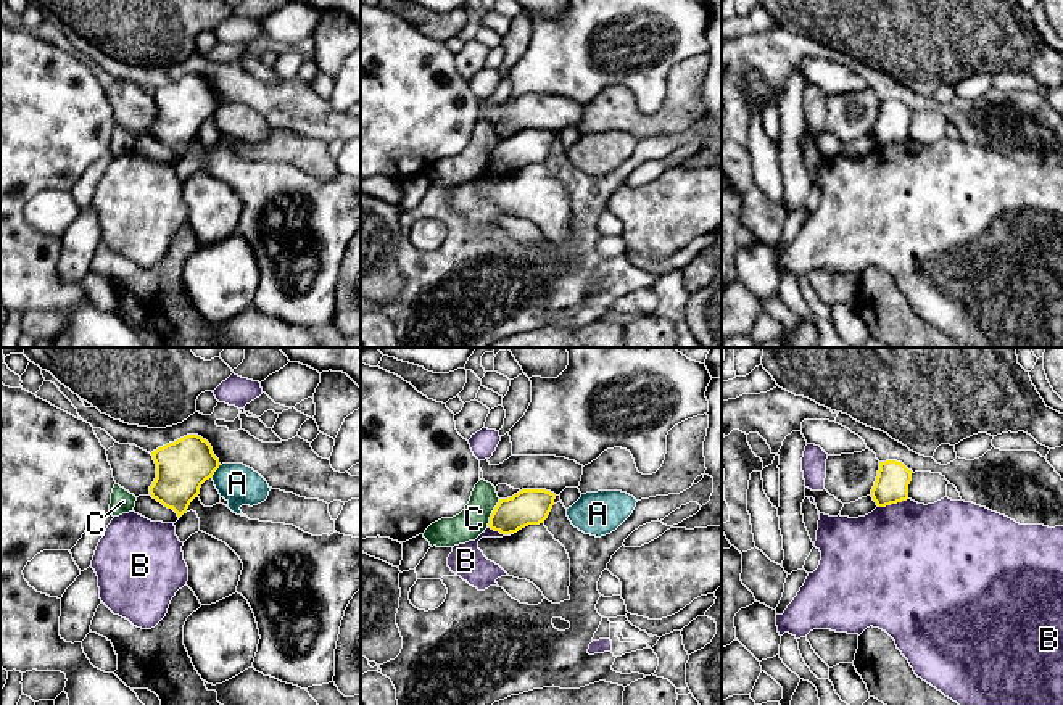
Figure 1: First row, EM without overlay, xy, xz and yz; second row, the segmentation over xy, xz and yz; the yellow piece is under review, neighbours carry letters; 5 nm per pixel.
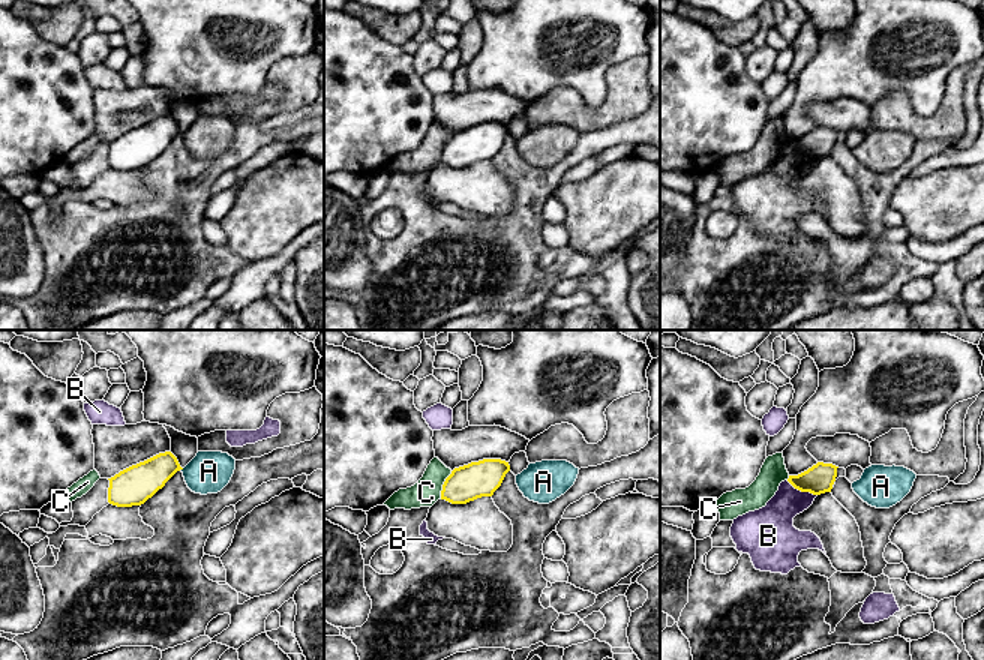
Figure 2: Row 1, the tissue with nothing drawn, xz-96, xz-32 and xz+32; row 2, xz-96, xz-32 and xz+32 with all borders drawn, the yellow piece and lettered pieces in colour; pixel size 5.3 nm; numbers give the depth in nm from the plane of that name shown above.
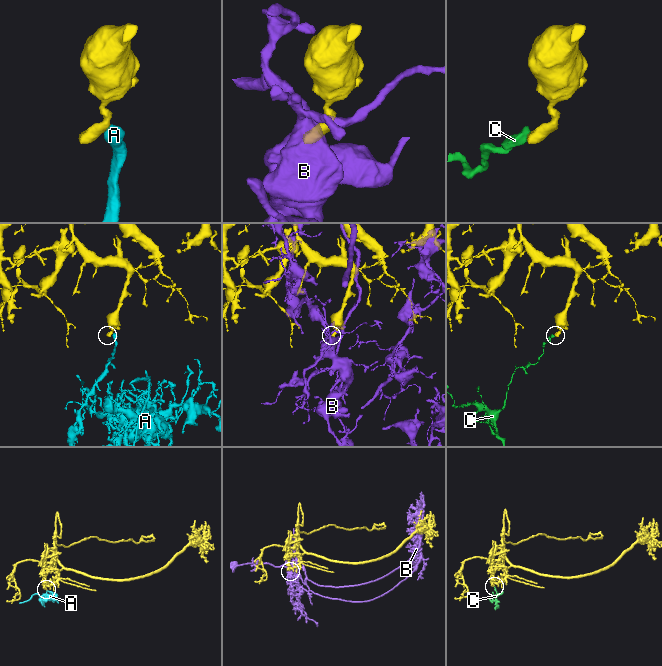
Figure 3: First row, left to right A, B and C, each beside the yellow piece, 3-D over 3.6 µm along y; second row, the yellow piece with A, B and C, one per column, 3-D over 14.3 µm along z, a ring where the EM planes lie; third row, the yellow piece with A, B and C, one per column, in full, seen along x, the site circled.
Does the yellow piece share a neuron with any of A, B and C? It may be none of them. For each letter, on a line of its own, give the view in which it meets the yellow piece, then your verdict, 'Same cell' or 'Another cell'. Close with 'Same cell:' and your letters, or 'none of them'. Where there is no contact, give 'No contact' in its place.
A: Touches yellow in xy. Another cell
B: Touches yellow in yz. Another cell
C: Touches yellow in xz. Another cell
Same cell: none of them

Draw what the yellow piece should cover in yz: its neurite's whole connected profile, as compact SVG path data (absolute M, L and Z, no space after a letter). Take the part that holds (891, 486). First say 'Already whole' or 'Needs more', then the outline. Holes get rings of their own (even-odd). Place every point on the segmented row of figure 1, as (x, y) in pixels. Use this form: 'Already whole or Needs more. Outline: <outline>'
Already whole. Outline: M879 462L878 476L871 489L871 497L878 507L886 507L908 499L912 470L902 462Z

